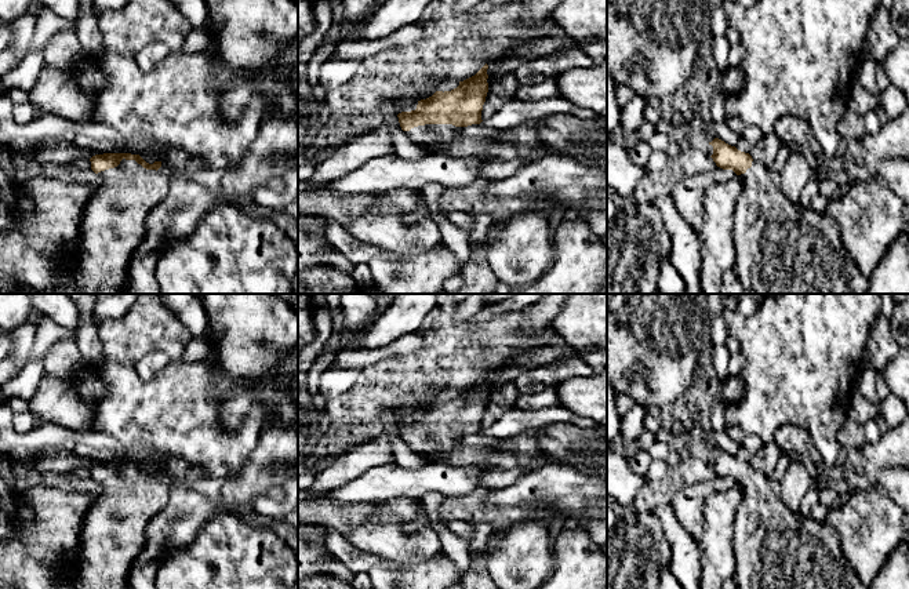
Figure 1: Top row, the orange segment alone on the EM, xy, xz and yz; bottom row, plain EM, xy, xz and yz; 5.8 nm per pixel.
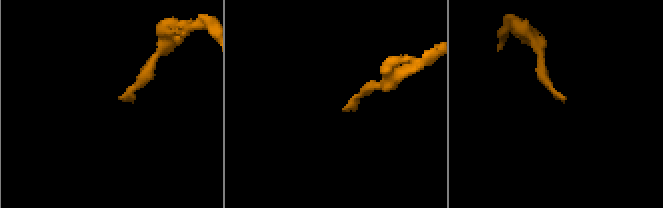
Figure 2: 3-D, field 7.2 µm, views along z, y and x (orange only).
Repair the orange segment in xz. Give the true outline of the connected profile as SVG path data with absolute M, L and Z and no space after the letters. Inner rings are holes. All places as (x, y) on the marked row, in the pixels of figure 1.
M488 65L475 76L459 81L451 91L436 91L418 101L417 109L397 114L401 130L408 139L430 153L461 138L459 130L480 124L481 110L488 92Z

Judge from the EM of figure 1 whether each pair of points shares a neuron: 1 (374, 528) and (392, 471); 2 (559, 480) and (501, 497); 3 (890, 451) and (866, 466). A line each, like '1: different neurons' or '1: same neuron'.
1: different neurons
2: same neuron
3: same neuron

